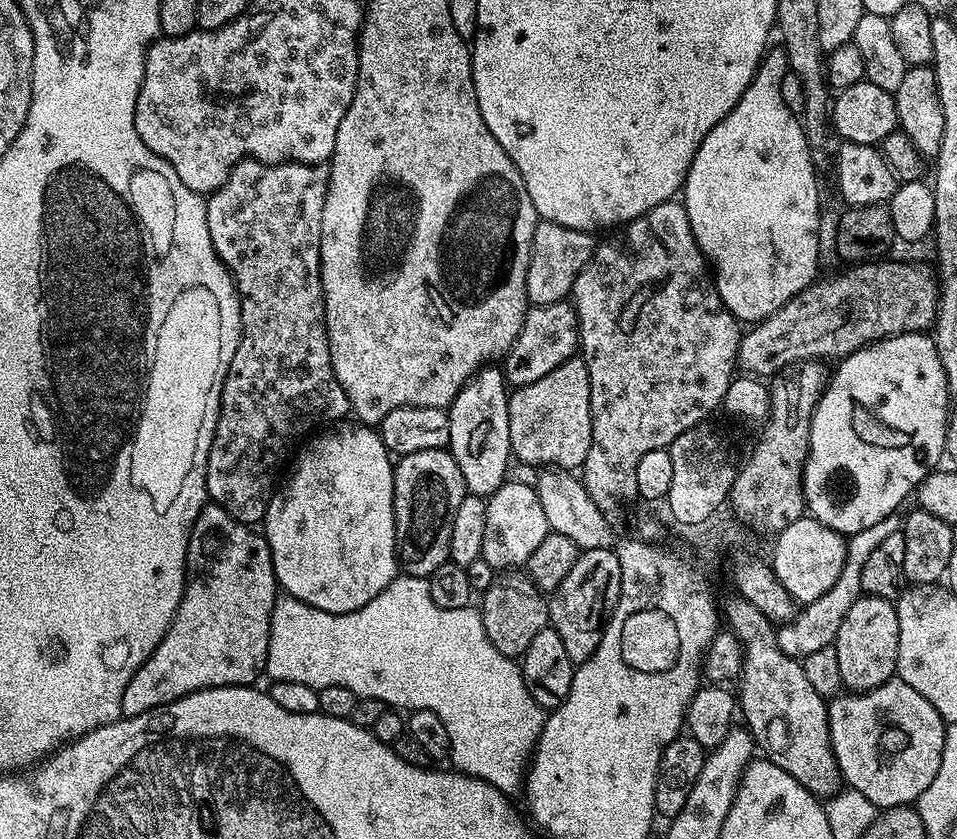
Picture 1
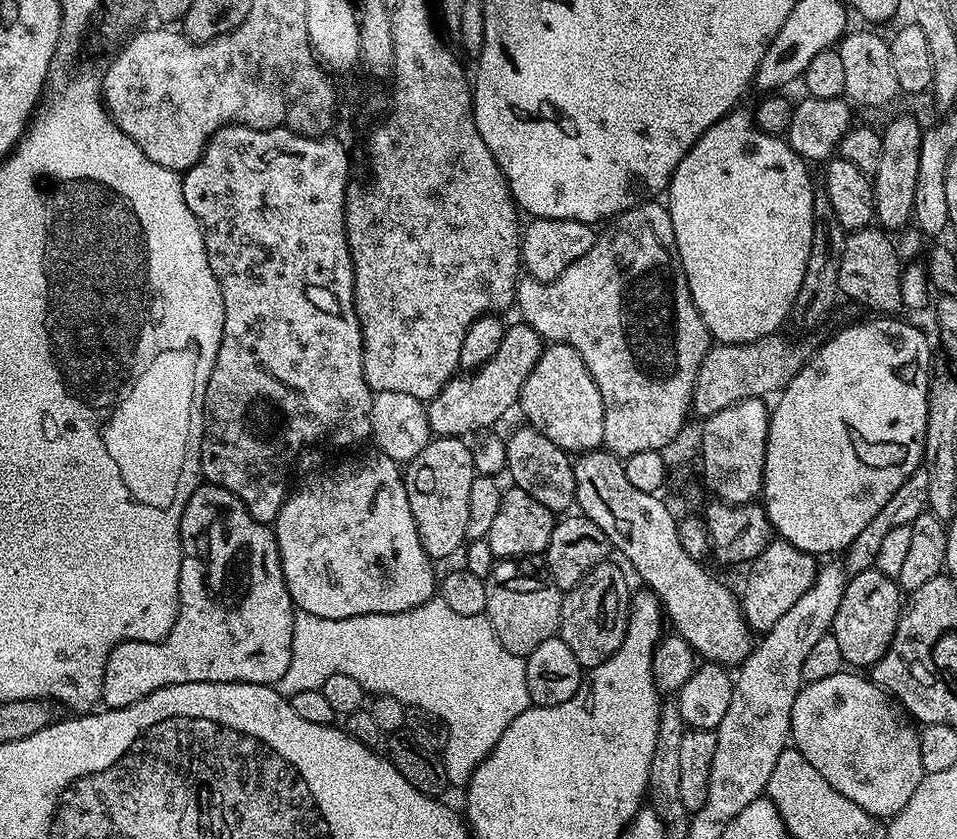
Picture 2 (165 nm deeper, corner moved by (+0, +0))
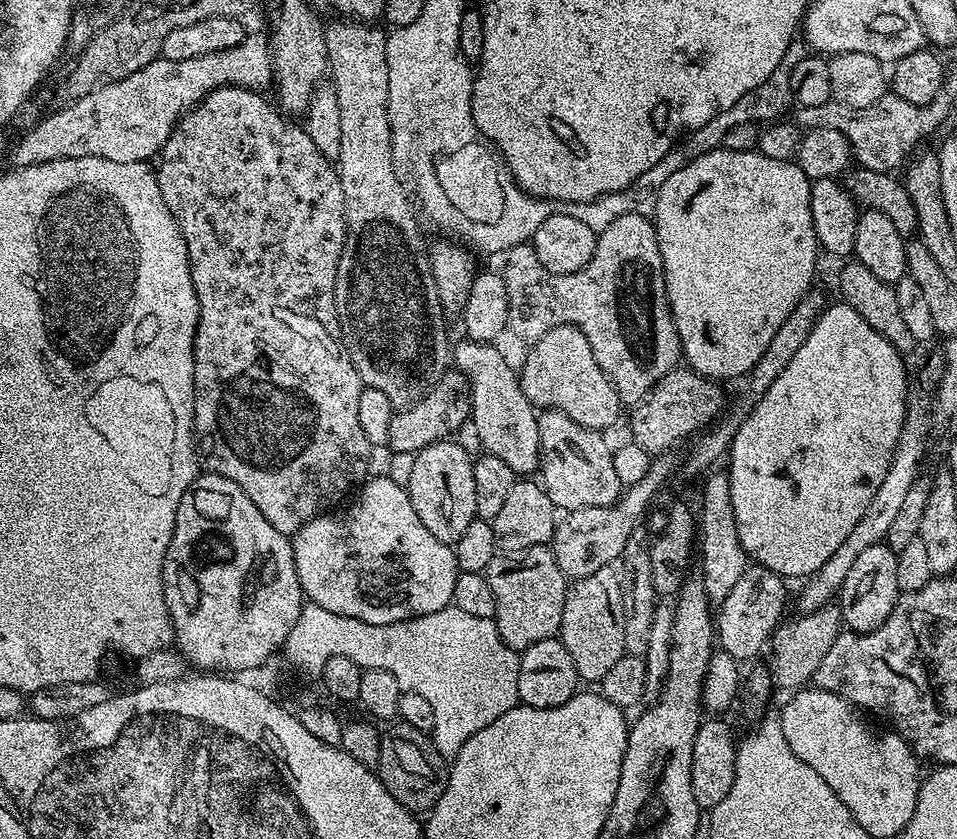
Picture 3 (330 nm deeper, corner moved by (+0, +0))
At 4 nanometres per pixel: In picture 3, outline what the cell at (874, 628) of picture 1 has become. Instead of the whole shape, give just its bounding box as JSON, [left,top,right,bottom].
[838,542,902,632]

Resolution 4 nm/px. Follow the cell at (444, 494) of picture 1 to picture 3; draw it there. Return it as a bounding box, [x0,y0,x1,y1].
[406,438,476,545]

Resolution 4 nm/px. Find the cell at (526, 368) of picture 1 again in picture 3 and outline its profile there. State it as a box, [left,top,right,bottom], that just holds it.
[387,370,471,456]

